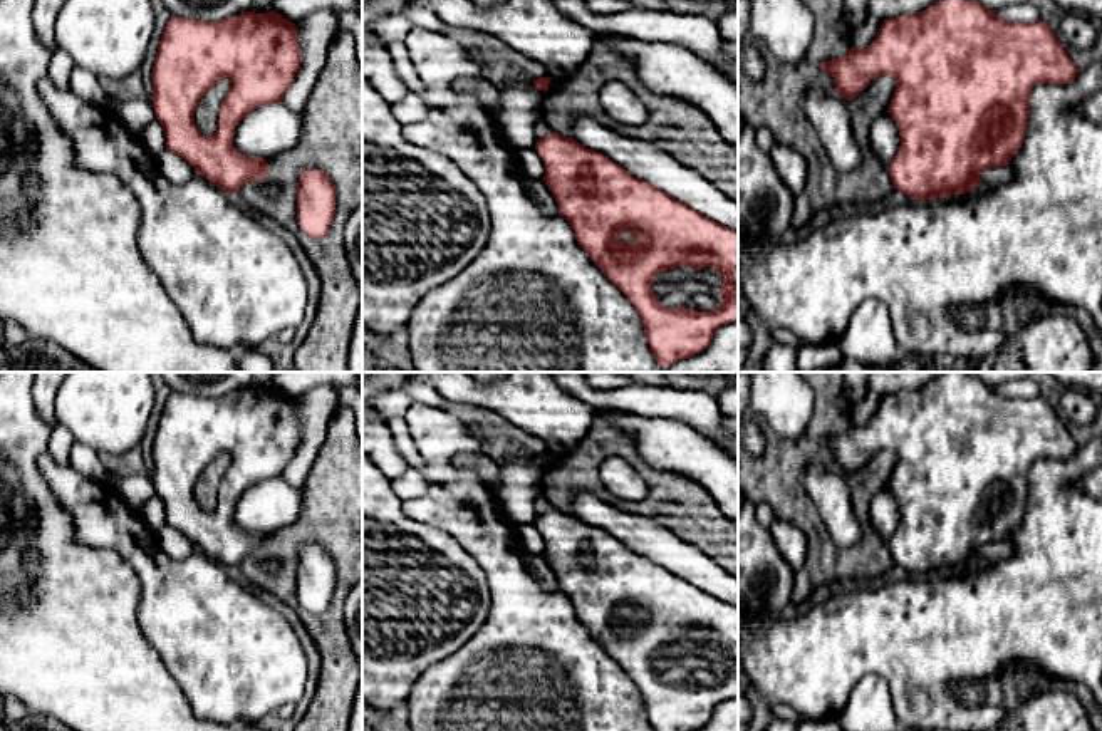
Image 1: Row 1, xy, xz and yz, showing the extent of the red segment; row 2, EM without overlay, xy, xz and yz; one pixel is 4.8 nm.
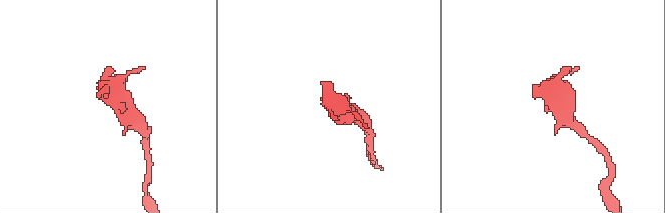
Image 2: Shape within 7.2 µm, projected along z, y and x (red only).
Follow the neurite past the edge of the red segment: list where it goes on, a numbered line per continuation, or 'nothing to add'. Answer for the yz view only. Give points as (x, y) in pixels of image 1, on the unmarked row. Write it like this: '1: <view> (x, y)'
nothing to add

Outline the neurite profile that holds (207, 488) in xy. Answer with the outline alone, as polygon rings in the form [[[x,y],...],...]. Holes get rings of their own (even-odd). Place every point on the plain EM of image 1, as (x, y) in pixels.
[[[220,454],[200,476],[193,488],[196,505],[205,511],[216,508],[220,483],[231,464],[230,454]]]

